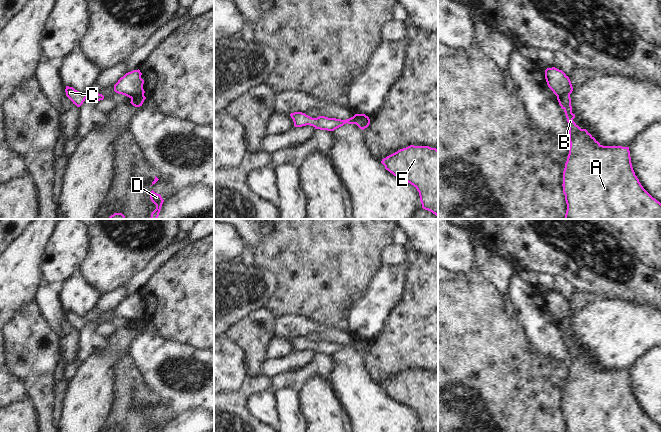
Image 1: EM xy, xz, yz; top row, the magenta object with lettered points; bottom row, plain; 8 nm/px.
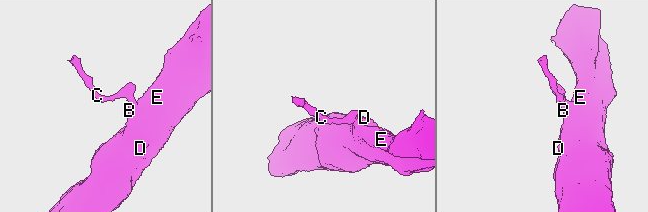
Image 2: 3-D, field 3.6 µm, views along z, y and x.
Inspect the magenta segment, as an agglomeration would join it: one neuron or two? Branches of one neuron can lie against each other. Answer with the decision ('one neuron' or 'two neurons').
two neurons

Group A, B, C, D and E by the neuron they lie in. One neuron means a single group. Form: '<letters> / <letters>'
A B D E / C

